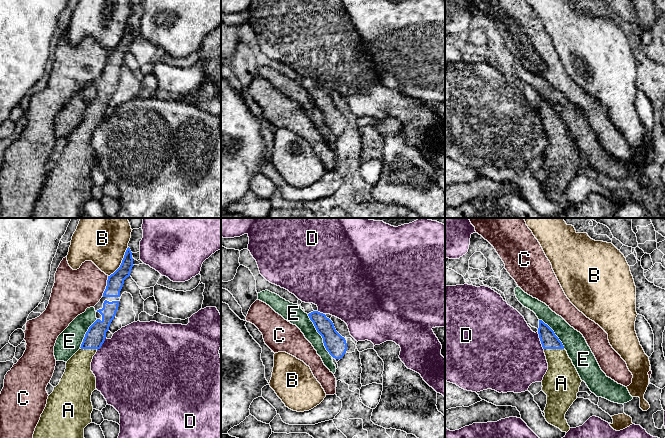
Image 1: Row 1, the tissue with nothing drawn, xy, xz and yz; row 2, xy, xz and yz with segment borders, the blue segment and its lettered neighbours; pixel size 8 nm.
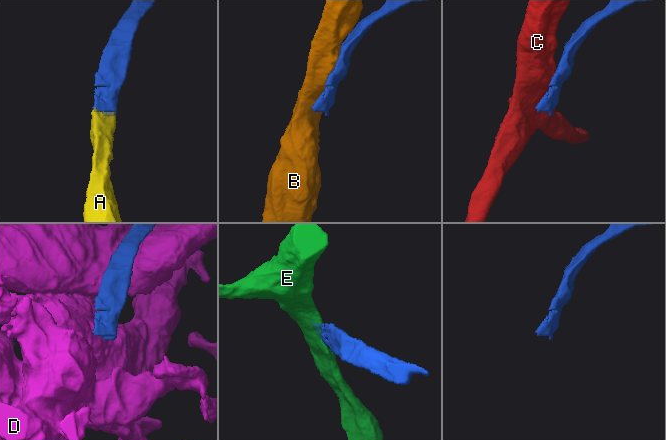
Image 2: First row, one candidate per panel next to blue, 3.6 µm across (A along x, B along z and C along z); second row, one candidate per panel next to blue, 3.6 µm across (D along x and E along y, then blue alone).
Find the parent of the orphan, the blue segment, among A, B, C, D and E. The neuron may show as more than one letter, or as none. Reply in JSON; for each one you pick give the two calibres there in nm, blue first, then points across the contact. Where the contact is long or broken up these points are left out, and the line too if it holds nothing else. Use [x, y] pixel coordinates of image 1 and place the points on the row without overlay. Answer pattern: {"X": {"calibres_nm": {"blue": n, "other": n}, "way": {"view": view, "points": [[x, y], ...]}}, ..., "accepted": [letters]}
{"A": {"calibres_nm": {"blue": 140, "other": 260}, "way": {"view": "yz", "points": [[549, 116], [554, 124], [561, 146], [561, 154]]}}, "accepted": ["A"]}

